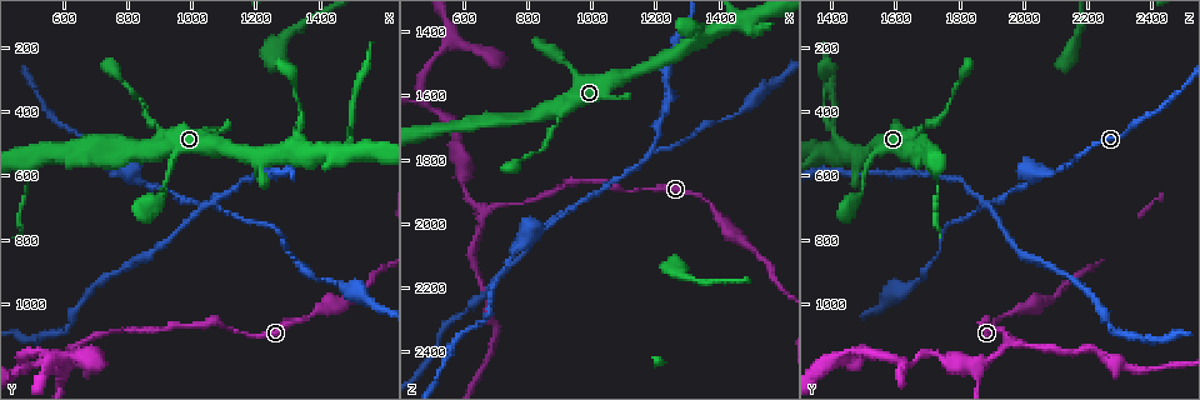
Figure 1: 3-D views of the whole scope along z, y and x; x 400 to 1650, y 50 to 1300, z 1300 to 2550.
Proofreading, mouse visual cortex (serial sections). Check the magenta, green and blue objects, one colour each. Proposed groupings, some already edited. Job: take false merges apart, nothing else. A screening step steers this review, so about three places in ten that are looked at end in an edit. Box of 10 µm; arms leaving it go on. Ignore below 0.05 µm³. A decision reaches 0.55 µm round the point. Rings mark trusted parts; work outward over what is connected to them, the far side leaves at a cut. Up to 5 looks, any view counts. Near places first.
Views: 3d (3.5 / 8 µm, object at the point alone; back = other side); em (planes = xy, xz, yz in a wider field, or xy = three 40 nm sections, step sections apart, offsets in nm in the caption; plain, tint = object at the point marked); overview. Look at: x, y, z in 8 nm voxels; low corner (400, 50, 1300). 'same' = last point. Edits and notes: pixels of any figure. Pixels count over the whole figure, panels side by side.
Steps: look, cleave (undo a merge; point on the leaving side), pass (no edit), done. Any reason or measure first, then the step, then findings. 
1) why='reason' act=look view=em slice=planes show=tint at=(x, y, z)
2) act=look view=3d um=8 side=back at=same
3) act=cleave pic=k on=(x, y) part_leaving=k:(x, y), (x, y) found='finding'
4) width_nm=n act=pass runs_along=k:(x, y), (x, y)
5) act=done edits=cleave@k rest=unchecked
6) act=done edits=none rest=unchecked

why='arms part here' act=look view=3d um=3.5 at=(660, 1120, 1970)

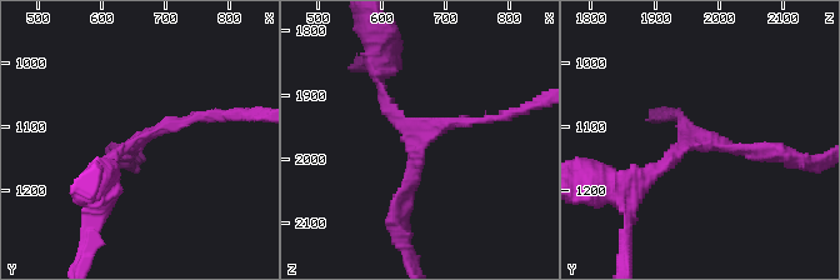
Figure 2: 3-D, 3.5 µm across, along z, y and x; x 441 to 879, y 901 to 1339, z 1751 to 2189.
arms=3 arm_widths_nm=100,150,150 act=look view=em slice=xy step=3 show=tint at=(665, 1115, 1960)

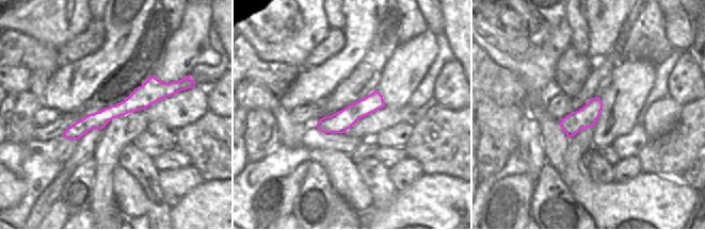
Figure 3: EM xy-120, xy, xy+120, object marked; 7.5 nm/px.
act=pass runs_along=2:(216, 114), (129, 144), (101, 179) found='continuous, no second cell'

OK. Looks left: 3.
why='three arms meet' act=look view=3d um=3.5 at=(480, 1190, 1630)

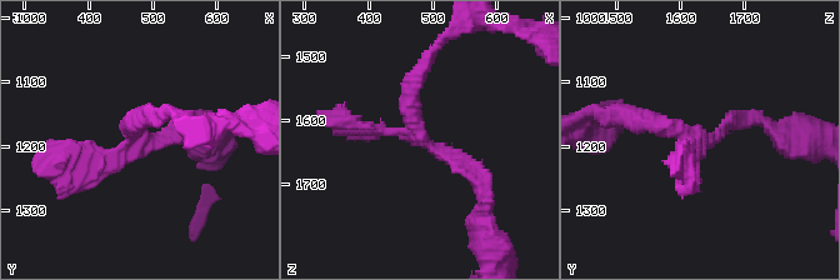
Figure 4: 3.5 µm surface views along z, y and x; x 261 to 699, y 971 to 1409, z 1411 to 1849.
why='need the tissue' act=look view=em slice=xy step=3 show=tint at=(490, 1185, 1635)

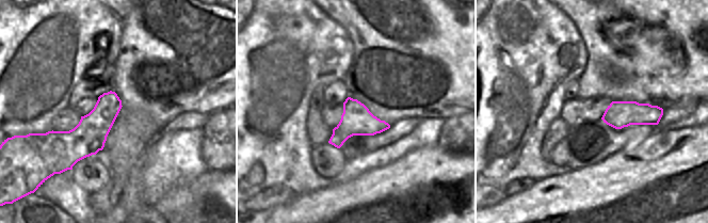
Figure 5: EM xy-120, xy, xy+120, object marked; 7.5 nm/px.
arm_widths_nm=200,200,250 act=pass runs_along=4:(485, 193), (420, 138), (420, 70) found='continuous, no second cell'

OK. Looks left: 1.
act=done edits=none rest=unchecked

